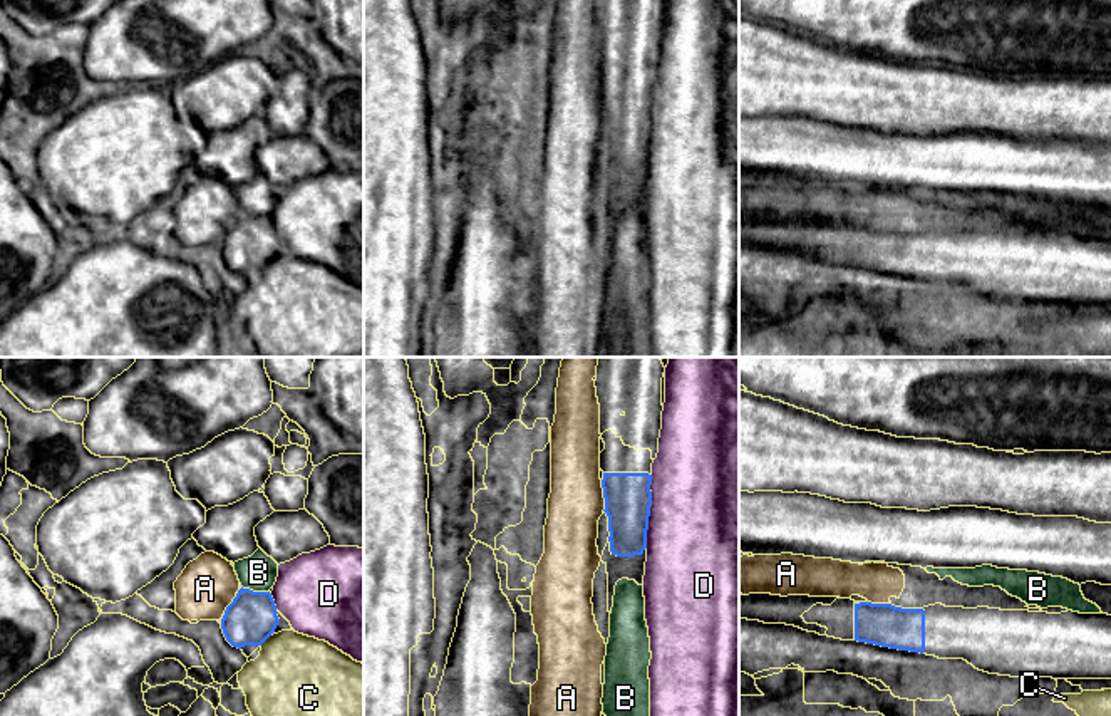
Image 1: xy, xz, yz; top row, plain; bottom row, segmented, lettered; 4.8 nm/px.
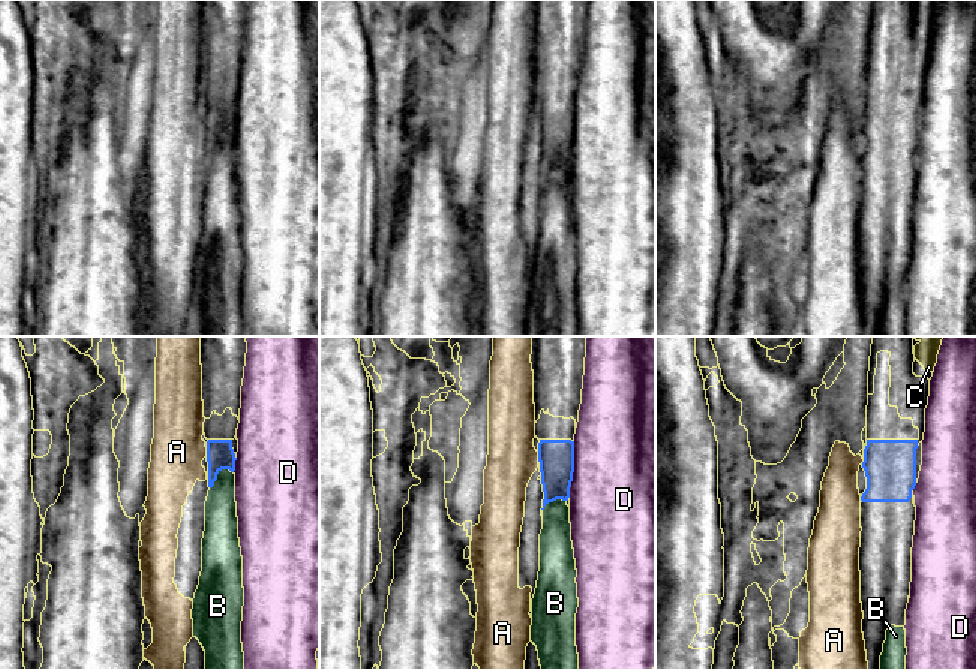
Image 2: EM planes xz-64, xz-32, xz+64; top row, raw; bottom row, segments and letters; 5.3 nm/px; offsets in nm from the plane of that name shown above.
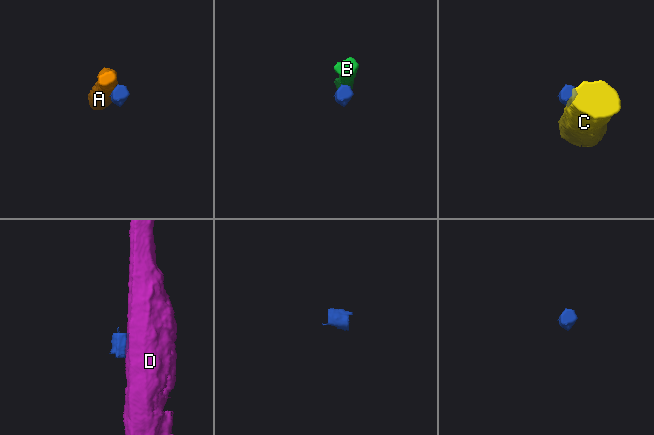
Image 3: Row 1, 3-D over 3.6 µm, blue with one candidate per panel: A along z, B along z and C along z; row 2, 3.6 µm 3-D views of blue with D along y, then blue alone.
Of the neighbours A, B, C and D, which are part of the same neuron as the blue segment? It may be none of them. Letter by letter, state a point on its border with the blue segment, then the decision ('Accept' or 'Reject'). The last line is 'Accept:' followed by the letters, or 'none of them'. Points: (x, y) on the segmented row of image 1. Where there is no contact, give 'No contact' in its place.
A: Touches blue at xz (604, 495). Reject
B: Touches blue at xy (255, 592). Reject
C: Touches blue at xy (265, 639). Reject
D: Touches blue at xz (649, 512). Reject
Accept: none of them

